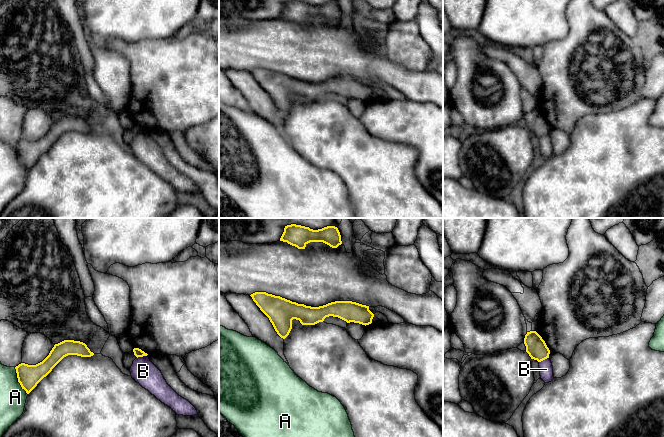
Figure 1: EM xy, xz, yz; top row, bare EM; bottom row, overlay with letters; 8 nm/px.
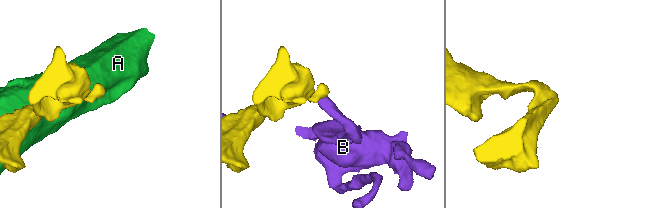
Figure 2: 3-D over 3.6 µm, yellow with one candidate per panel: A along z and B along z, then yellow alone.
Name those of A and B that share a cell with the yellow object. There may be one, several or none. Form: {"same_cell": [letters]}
{"same_cell": []}

